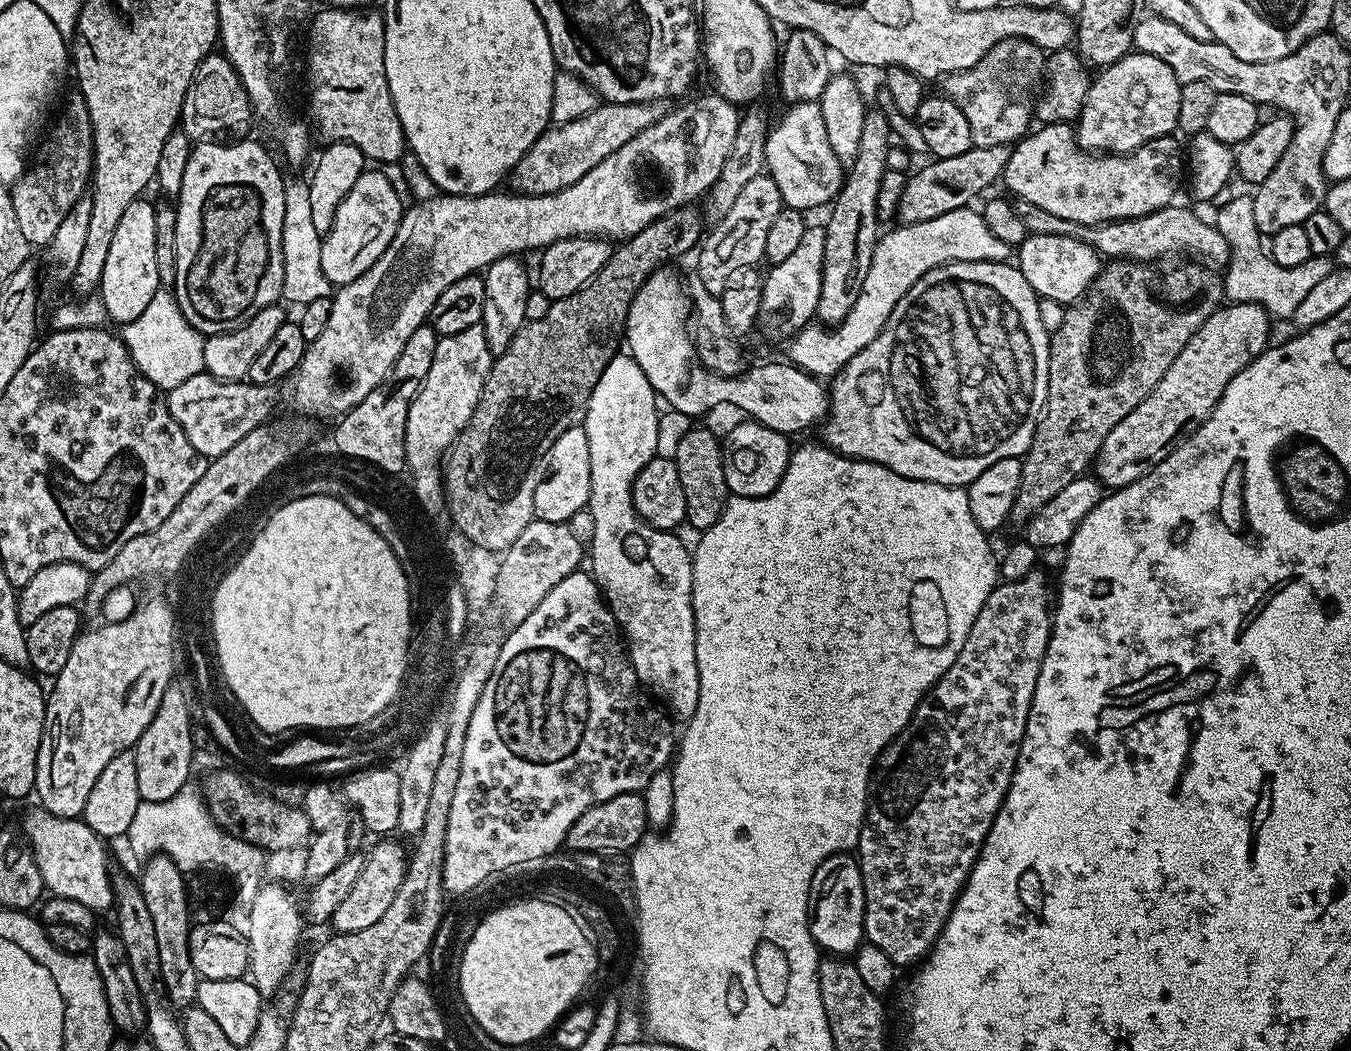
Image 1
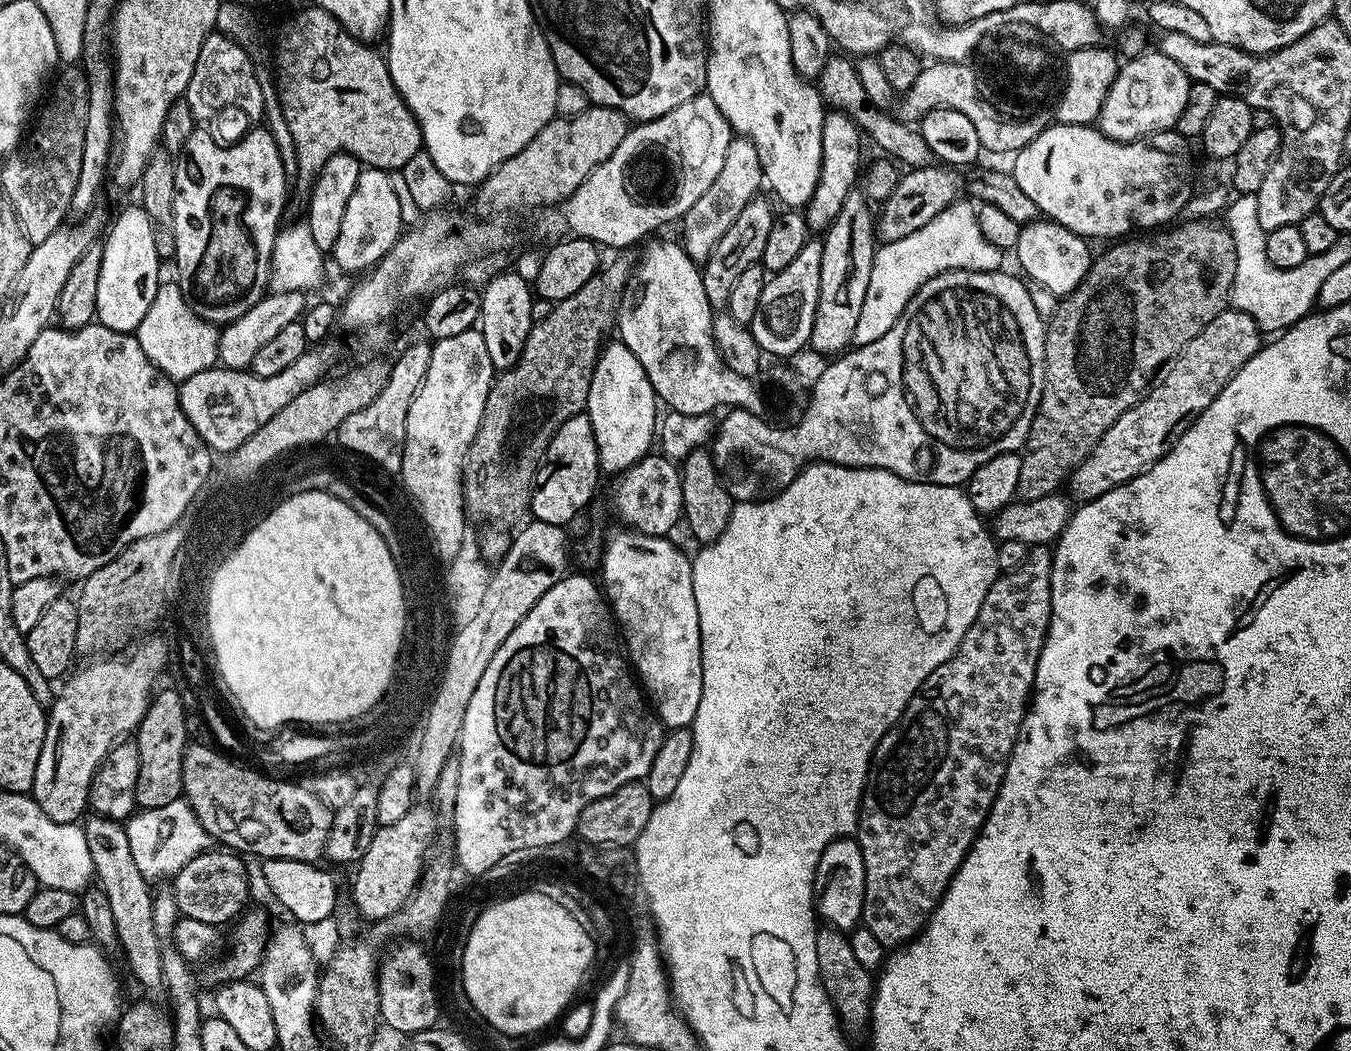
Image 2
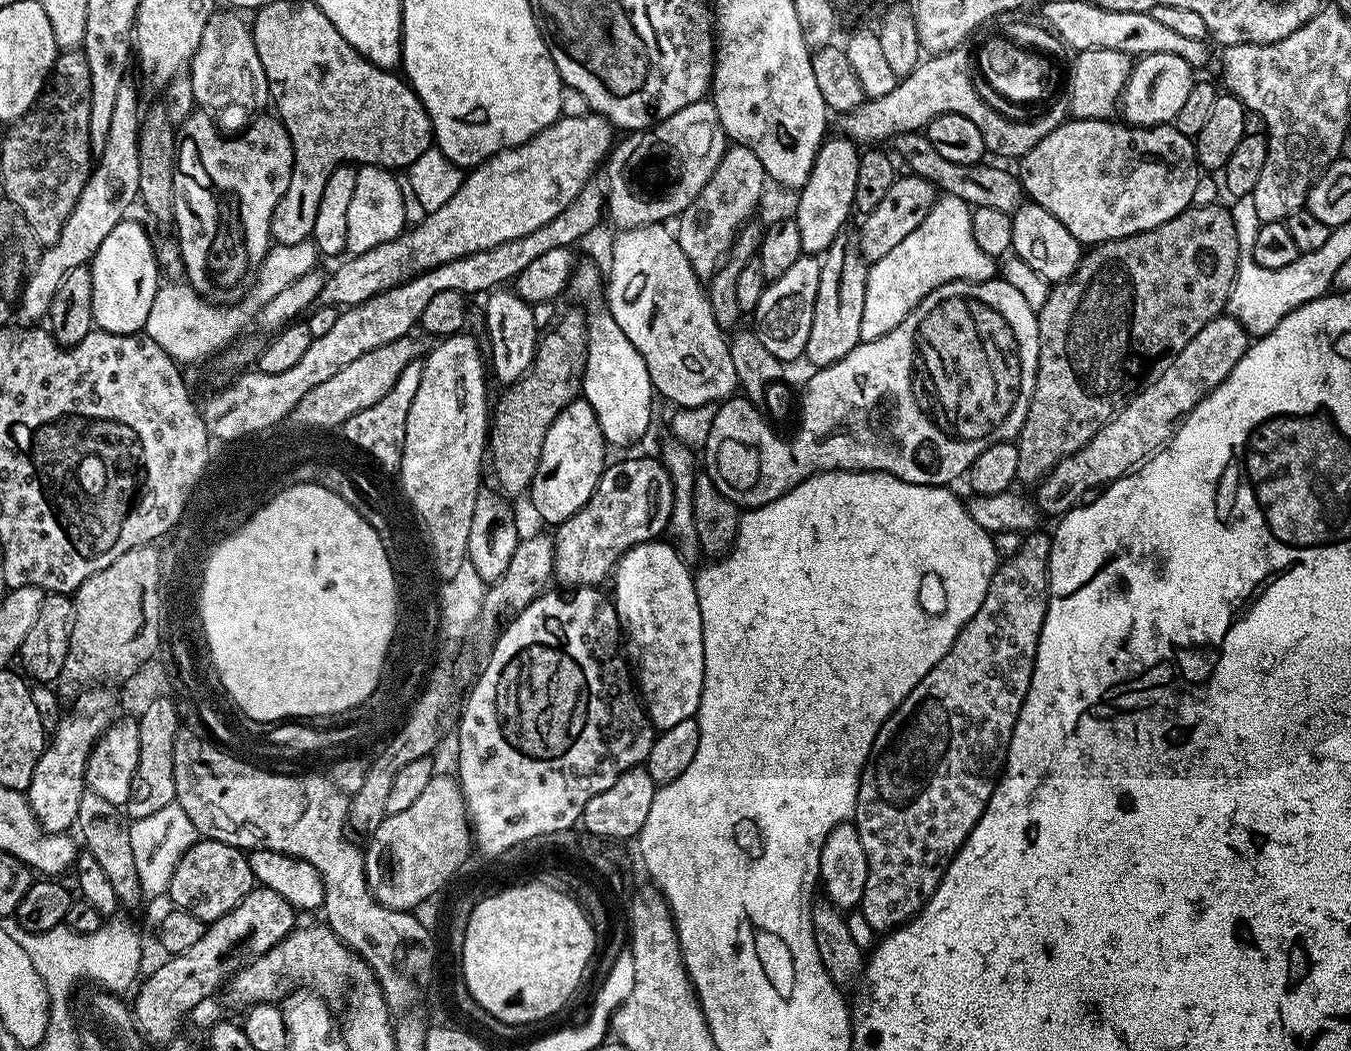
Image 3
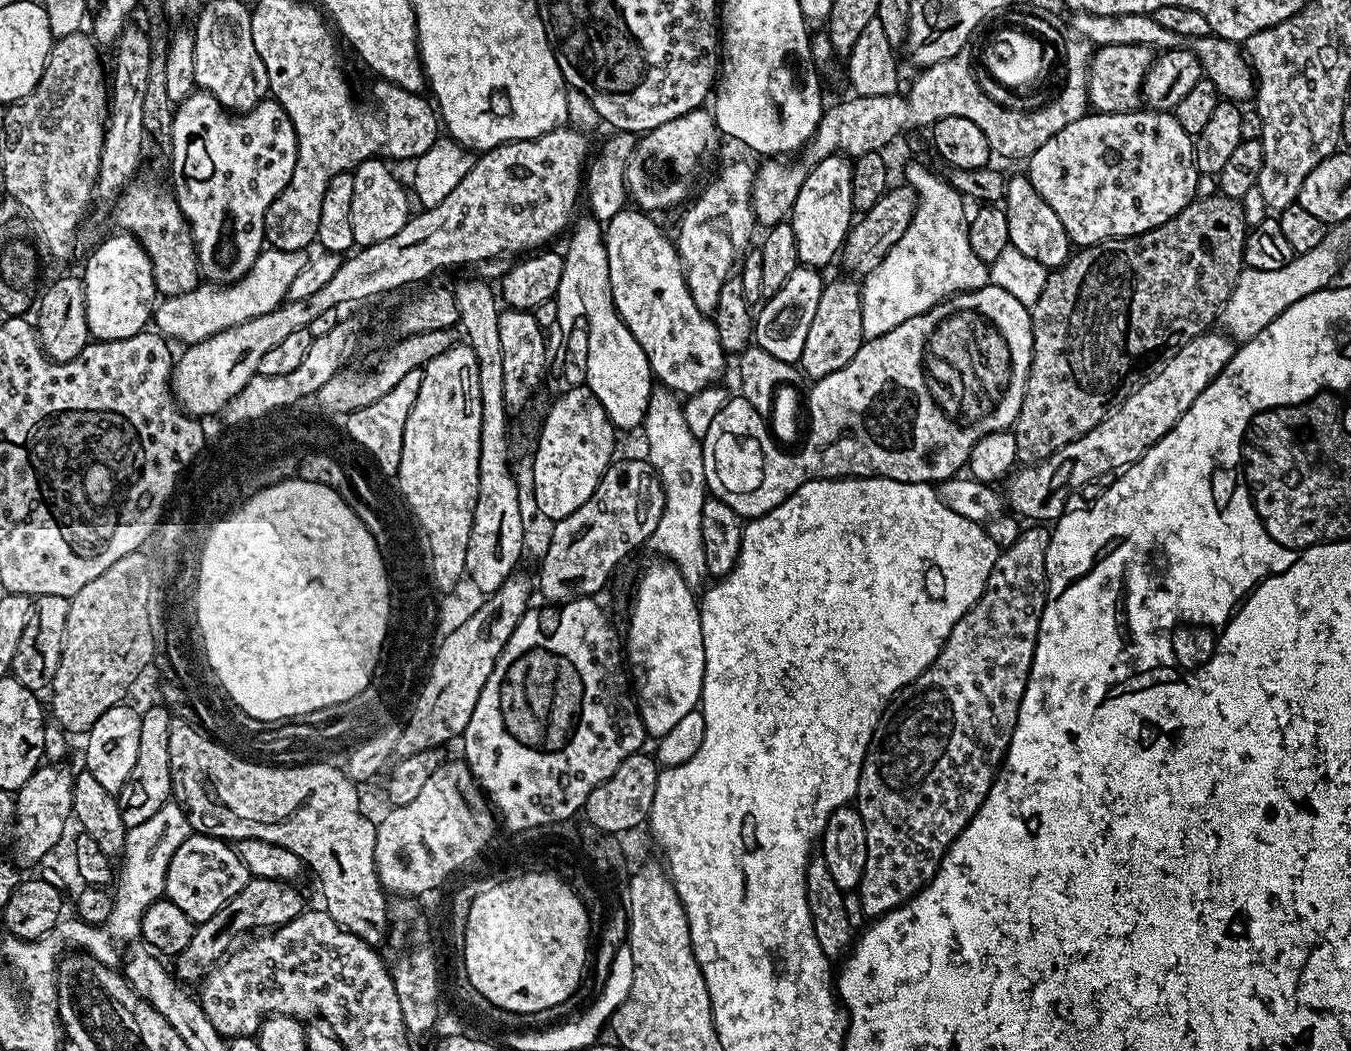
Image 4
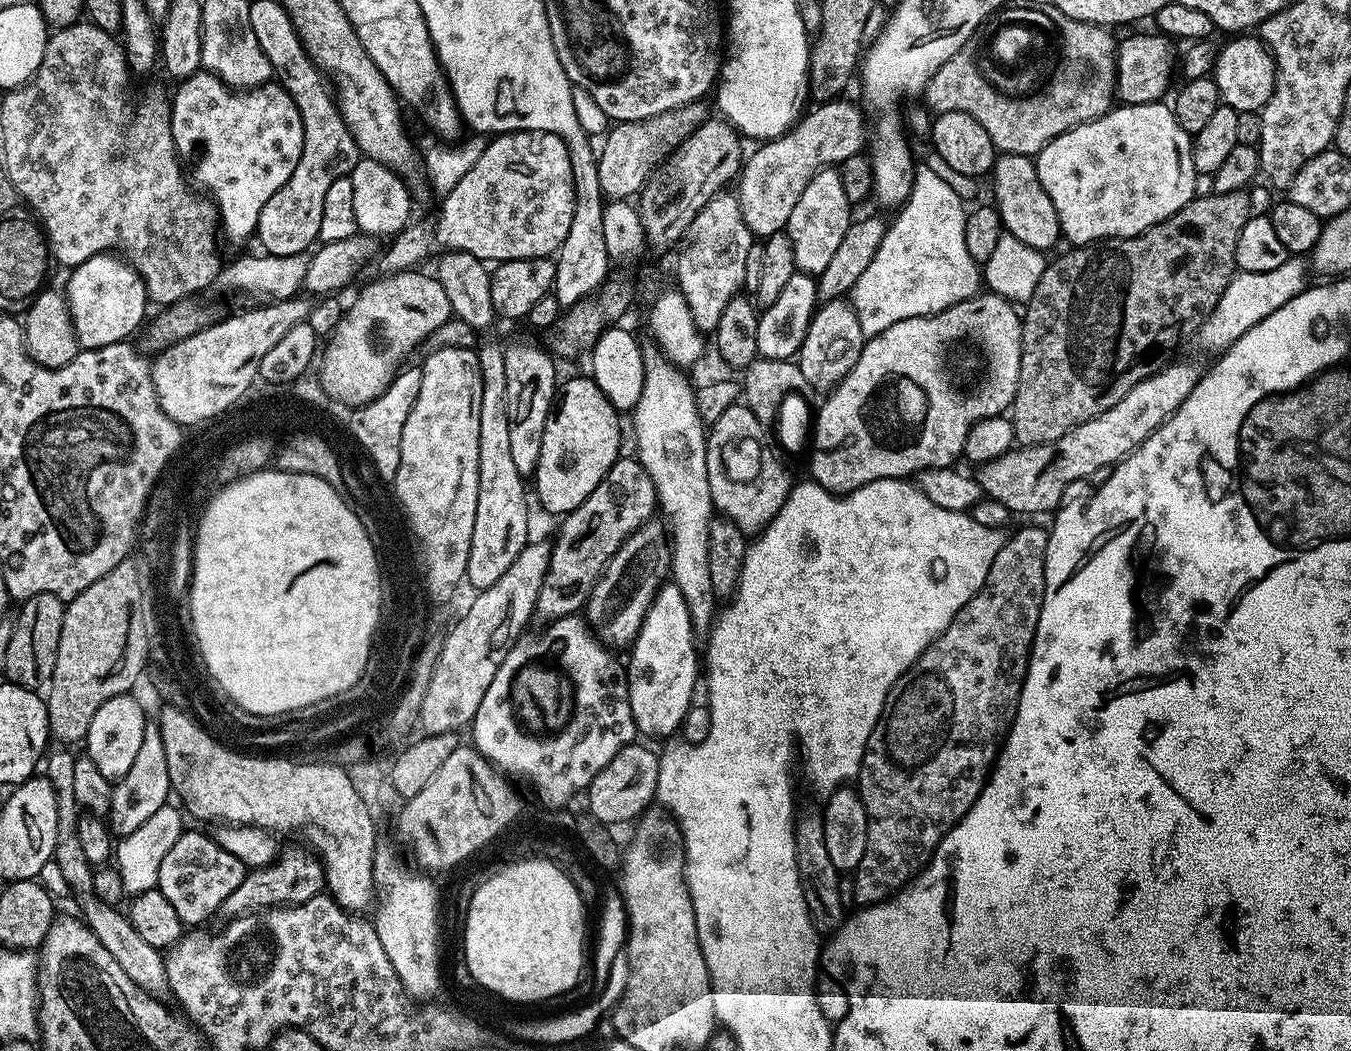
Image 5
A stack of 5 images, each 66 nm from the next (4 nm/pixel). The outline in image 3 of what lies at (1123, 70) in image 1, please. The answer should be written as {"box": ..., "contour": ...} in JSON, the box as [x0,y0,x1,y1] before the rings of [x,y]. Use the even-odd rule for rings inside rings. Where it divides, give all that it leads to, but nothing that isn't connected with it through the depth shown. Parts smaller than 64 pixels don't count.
{"box":[1118,54,1194,128],"contour":[[[1150,54],[1141,56],[1133,63],[1132,73],[1126,82],[1124,92],[1118,101],[1119,111],[1124,112],[1123,119],[1129,125],[1138,128],[1154,128],[1157,124],[1172,124],[1175,121],[1178,110],[1186,103],[1186,97],[1190,95],[1194,83],[1194,69],[1186,62],[1186,58],[1178,58],[1178,54]]]}

